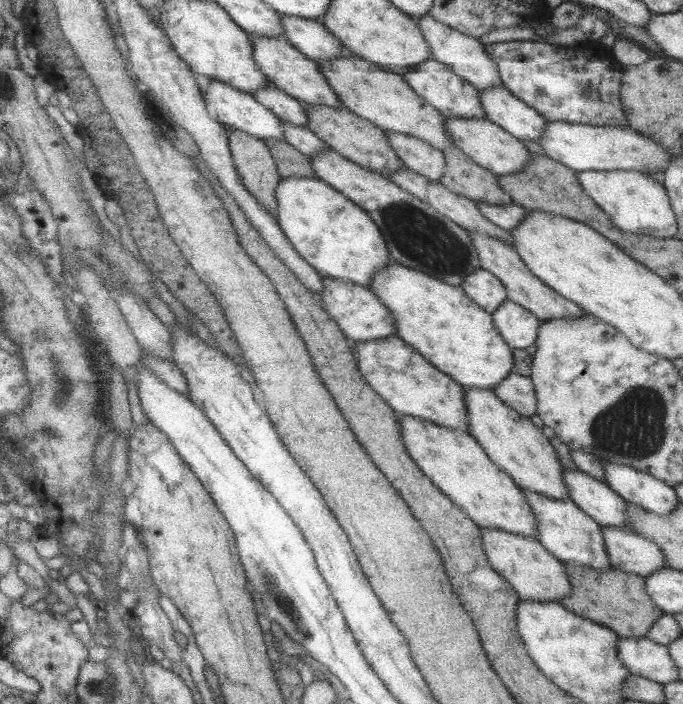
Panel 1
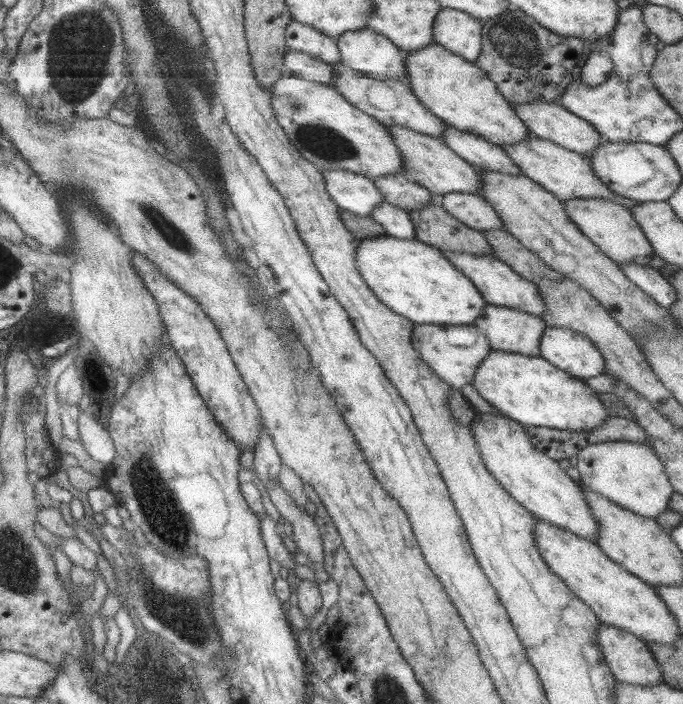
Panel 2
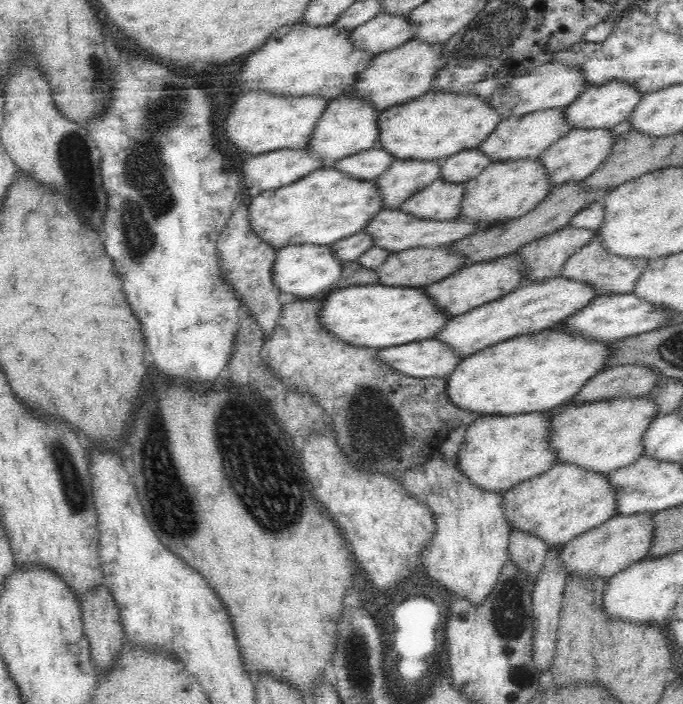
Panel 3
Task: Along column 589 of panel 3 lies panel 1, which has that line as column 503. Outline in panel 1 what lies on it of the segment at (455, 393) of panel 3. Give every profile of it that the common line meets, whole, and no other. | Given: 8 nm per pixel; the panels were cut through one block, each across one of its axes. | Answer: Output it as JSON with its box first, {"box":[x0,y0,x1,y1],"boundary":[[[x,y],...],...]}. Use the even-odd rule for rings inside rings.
{"box":[367,262,513,390],"boundary":[[[391,262],[385,268],[373,272],[367,288],[373,291],[373,294],[377,295],[377,299],[381,301],[388,308],[388,310],[393,314],[393,326],[397,329],[395,332],[396,336],[399,337],[403,342],[409,344],[410,347],[413,347],[422,357],[425,357],[425,360],[428,360],[439,372],[446,374],[449,378],[453,379],[457,384],[460,384],[464,388],[481,388],[481,390],[492,390],[493,386],[497,386],[509,372],[512,372],[513,368],[513,355],[512,348],[505,344],[505,341],[499,336],[497,329],[493,326],[493,321],[491,313],[482,310],[482,308],[473,302],[465,293],[462,291],[460,286],[451,286],[446,282],[439,280],[439,278],[433,278],[433,276],[427,276],[425,272],[419,272],[415,268],[407,268],[403,264],[397,262]]]}

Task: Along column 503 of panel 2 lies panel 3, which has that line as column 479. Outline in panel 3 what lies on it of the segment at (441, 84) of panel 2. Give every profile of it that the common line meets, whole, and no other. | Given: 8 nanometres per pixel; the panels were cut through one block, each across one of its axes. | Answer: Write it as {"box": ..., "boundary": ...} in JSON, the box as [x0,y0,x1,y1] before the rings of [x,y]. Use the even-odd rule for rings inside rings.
{"box":[376,90,501,162],"boundary":[[[430,90],[407,104],[380,111],[376,117],[378,129],[376,141],[378,147],[381,147],[384,152],[389,152],[389,155],[396,160],[438,160],[441,162],[458,152],[477,148],[501,120],[501,116],[488,105],[487,100],[472,95],[472,92],[456,95],[454,92],[442,93],[440,90]]]}

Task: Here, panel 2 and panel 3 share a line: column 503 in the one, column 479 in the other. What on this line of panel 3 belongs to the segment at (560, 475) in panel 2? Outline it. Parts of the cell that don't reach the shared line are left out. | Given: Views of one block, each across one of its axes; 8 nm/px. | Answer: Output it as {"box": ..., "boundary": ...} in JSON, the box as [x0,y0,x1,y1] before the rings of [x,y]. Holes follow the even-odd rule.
{"box":[455,412,556,492],"boundary":[[[543,412],[479,416],[467,426],[455,459],[457,469],[482,492],[503,492],[546,472],[556,460],[549,449],[549,420]]]}

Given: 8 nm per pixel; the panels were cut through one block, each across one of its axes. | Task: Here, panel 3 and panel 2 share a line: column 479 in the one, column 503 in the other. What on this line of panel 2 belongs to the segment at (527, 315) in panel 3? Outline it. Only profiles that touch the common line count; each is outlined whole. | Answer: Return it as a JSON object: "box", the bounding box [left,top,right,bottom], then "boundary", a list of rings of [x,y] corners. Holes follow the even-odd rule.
{"box":[473,303,546,356],"boundary":[[[488,303],[473,324],[484,332],[492,350],[523,356],[539,355],[539,338],[546,327],[543,319],[531,314]]]}

